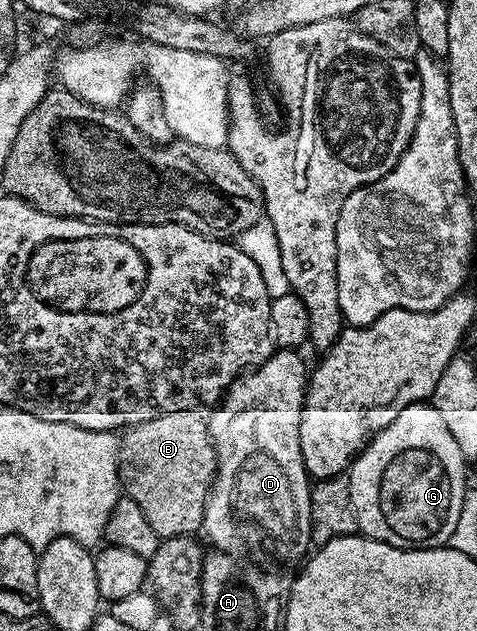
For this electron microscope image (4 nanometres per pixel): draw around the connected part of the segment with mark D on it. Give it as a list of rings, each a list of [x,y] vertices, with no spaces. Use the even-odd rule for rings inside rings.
[[[278,350],[273,356],[269,356],[262,364],[251,367],[245,374],[230,385],[220,403],[209,413],[210,437],[214,443],[214,449],[218,455],[218,469],[214,471],[214,485],[210,488],[210,496],[206,500],[206,509],[202,519],[201,531],[206,532],[208,539],[214,543],[213,547],[220,552],[227,552],[231,558],[242,558],[249,552],[263,552],[274,560],[294,560],[297,556],[305,557],[306,544],[311,543],[310,538],[310,489],[312,478],[306,472],[304,458],[300,454],[300,414],[306,401],[306,386],[308,383],[308,364],[298,357],[294,350]]]

